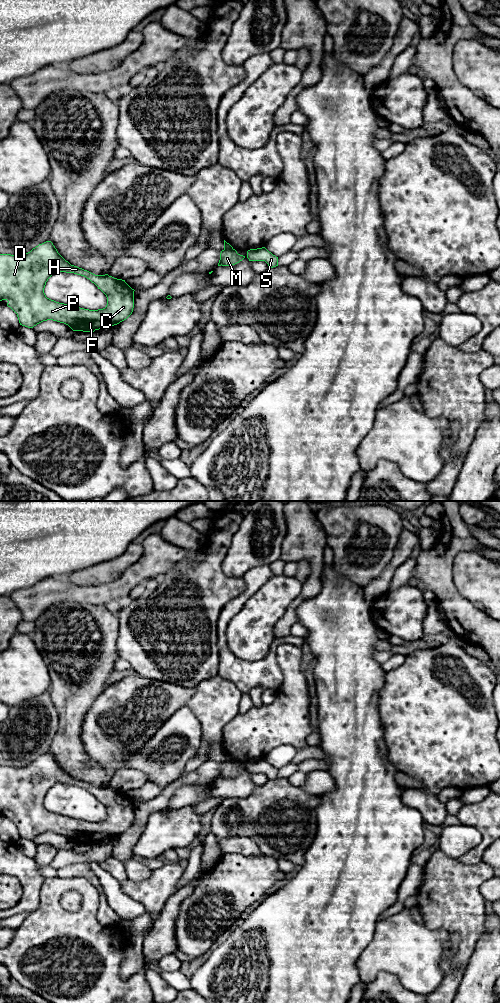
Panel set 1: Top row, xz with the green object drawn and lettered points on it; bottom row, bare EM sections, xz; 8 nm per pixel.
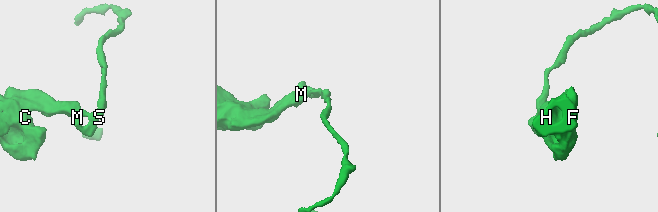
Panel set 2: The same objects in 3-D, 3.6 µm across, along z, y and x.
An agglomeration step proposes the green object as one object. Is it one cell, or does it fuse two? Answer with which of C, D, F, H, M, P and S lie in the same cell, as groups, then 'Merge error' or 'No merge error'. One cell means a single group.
Groups: C D F H M P / S. Merge error

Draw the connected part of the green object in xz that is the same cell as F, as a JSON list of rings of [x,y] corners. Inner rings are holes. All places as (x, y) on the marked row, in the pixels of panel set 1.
[[[46,241],[33,248],[24,255],[0,254],[0,301],[7,300],[7,306],[16,314],[20,325],[33,328],[37,324],[53,320],[68,325],[73,331],[94,332],[95,330],[108,328],[126,320],[133,312],[134,308],[134,289],[125,280],[117,279],[108,274],[95,275],[87,270],[71,265],[57,251],[51,241]],[[57,272],[74,273],[89,279],[107,297],[107,305],[103,309],[89,310],[68,304],[59,303],[46,297],[44,288],[48,279]]]

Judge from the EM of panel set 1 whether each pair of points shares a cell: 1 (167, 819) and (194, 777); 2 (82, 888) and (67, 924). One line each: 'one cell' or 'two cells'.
1: two cells
2: one cell

